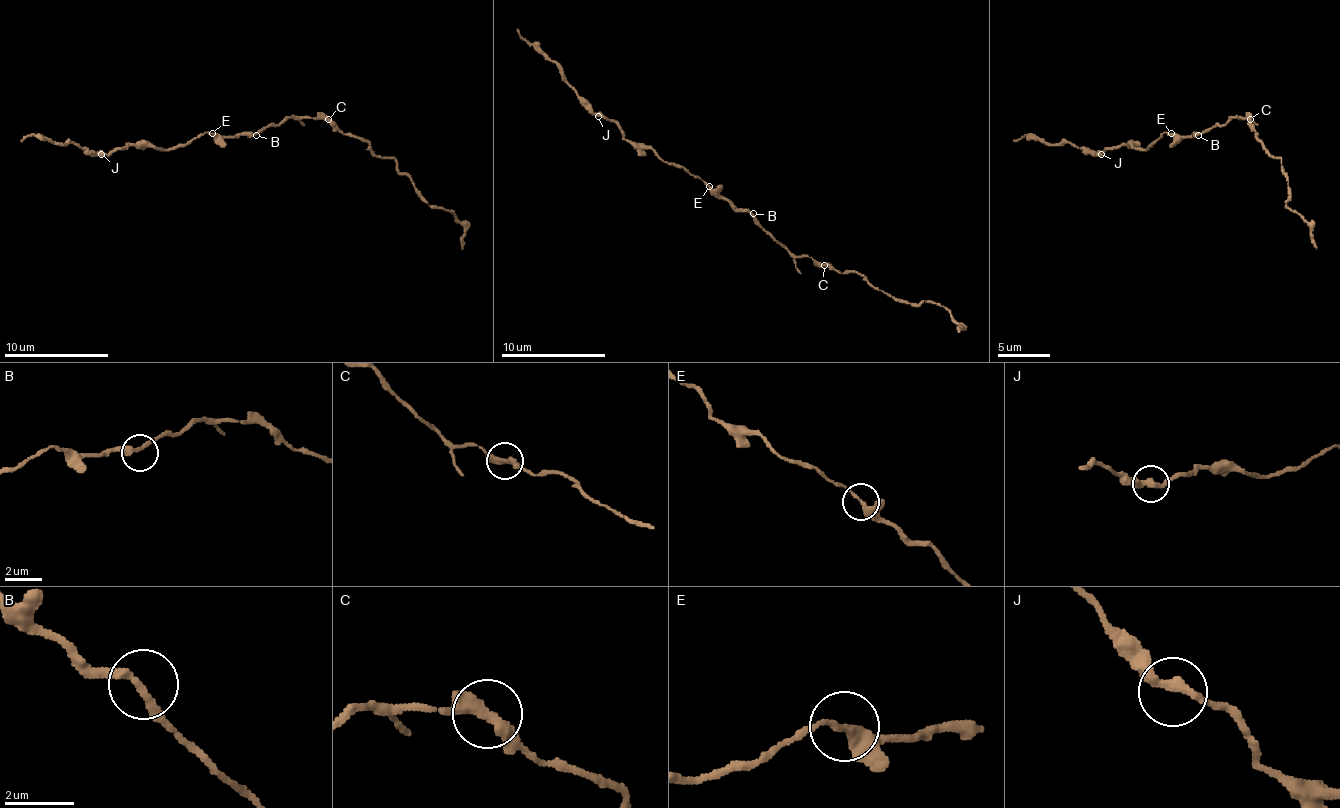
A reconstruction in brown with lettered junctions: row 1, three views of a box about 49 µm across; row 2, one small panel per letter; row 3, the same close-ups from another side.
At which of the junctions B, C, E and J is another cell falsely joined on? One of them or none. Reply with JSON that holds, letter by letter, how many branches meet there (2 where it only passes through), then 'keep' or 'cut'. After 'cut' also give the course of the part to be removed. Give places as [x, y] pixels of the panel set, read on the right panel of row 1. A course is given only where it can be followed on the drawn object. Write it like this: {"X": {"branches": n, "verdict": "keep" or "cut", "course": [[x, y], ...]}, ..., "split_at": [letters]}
{"B": {"branches": 2, "verdict": "keep"}, "C": {"branches": 2, "verdict": "keep"}, "E": {"branches": 2, "verdict": "keep"}, "J": {"branches": 2, "verdict": "keep"}, "split_at": []}

